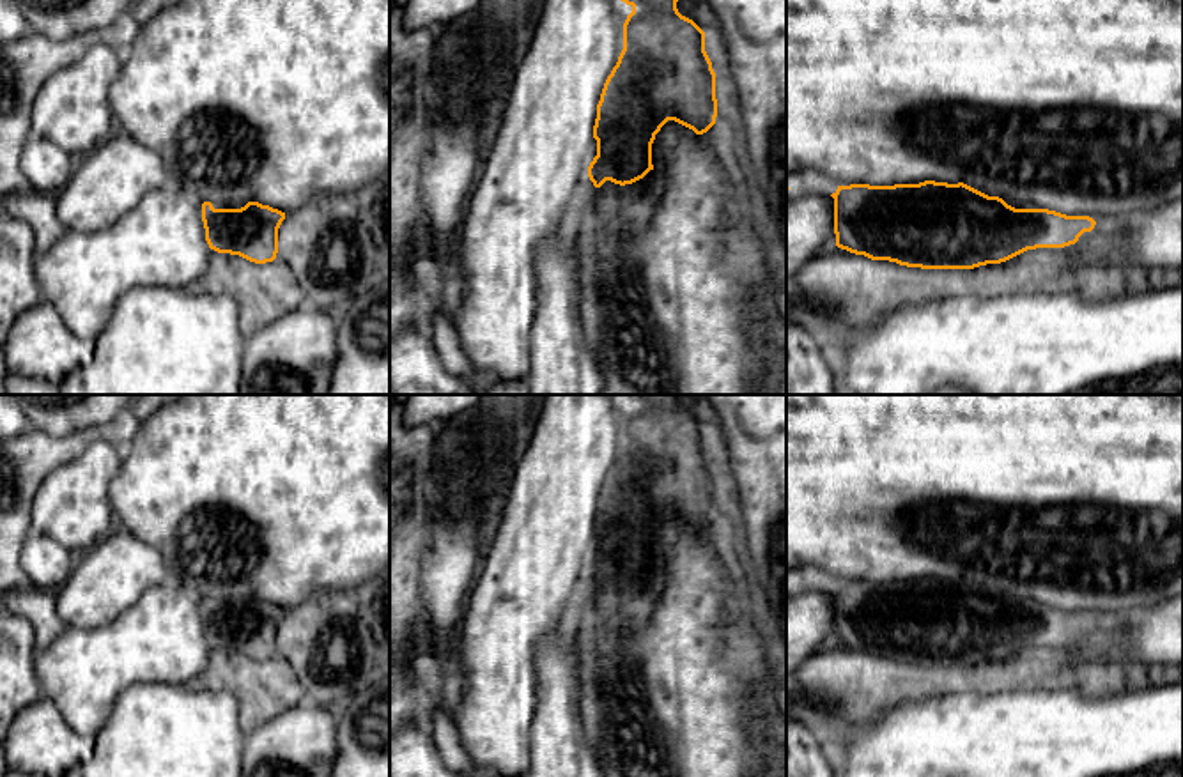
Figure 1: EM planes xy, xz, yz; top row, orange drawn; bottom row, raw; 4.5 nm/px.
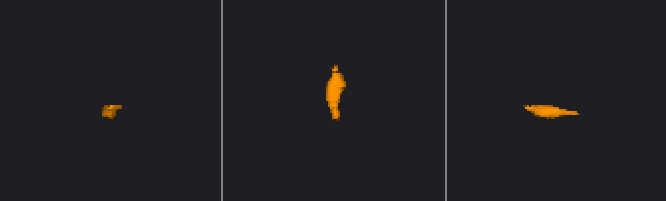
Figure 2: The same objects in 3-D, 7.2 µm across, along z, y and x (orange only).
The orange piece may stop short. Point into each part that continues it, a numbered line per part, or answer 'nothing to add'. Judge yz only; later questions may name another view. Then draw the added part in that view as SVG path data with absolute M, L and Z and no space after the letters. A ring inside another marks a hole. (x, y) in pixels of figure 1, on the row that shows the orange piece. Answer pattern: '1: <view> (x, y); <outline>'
1: yz (1105, 223); M1079 212L1075 216L1089 216L1096 221L1094 228L1091 232L1084 232L1075 244L1064 246L1064 248L1036 248L1036 251L1052 251L1059 255L1070 257L1073 262L1079 262L1071 257L1071 253L1079 248L1082 248L1094 234L1114 234L1121 239L1130 235L1130 228L1126 225L1126 218L1130 214L1086 214Z

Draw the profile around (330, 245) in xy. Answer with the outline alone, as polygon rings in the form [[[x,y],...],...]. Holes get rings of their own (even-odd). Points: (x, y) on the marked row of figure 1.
[[[322,191],[285,214],[278,253],[313,308],[338,312],[379,276],[381,248],[360,196]]]

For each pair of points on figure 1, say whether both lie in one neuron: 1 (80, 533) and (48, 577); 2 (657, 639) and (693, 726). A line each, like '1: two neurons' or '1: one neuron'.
1: two neurons
2: one neuron

